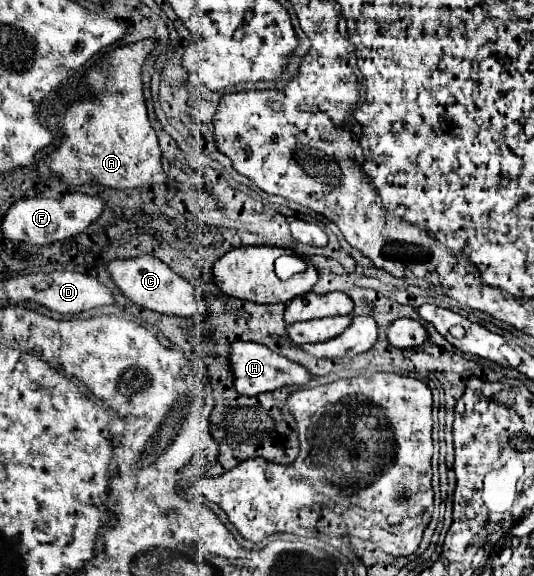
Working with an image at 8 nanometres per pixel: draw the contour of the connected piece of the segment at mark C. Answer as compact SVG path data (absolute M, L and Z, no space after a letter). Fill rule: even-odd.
M138 256L138 258L128 258L128 260L112 260L106 264L106 270L114 284L120 288L120 292L134 304L154 310L160 314L172 314L172 316L196 316L196 314L206 314L208 304L206 300L198 298L194 294L194 286L172 272L162 260L156 260L154 256Z

